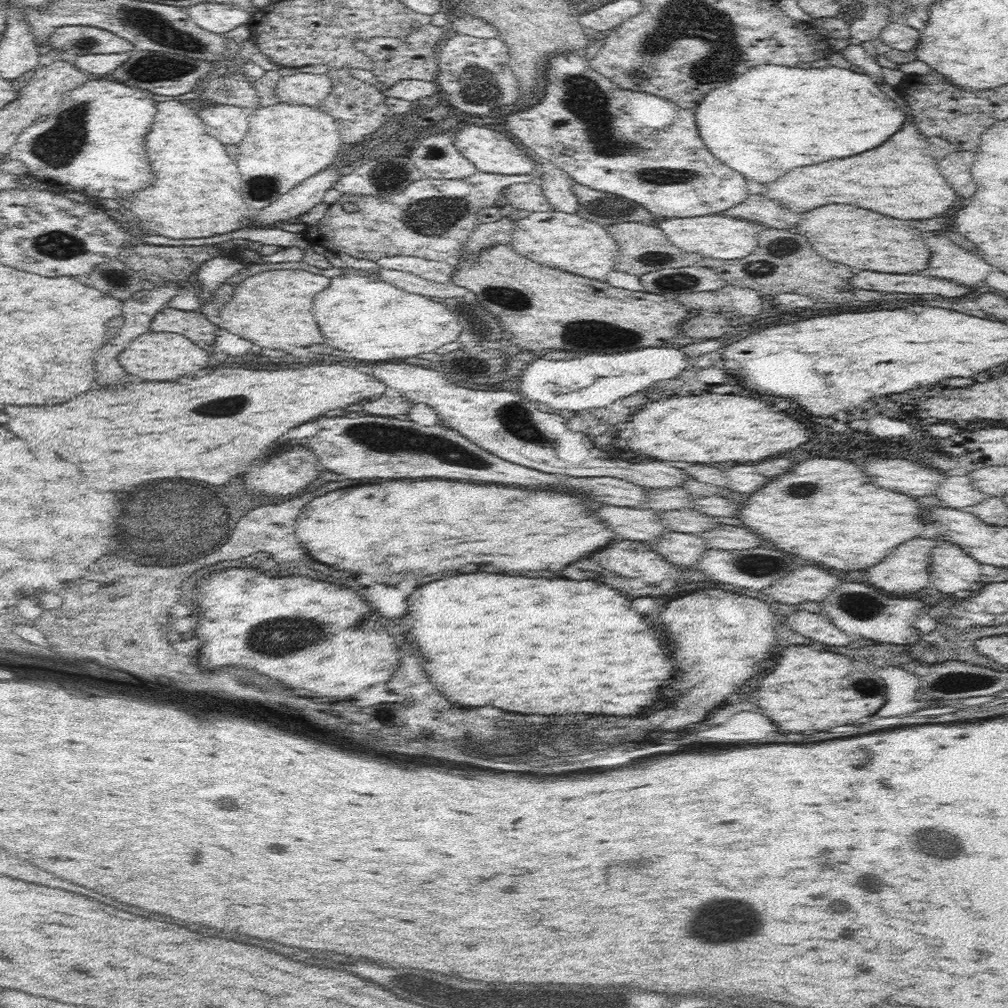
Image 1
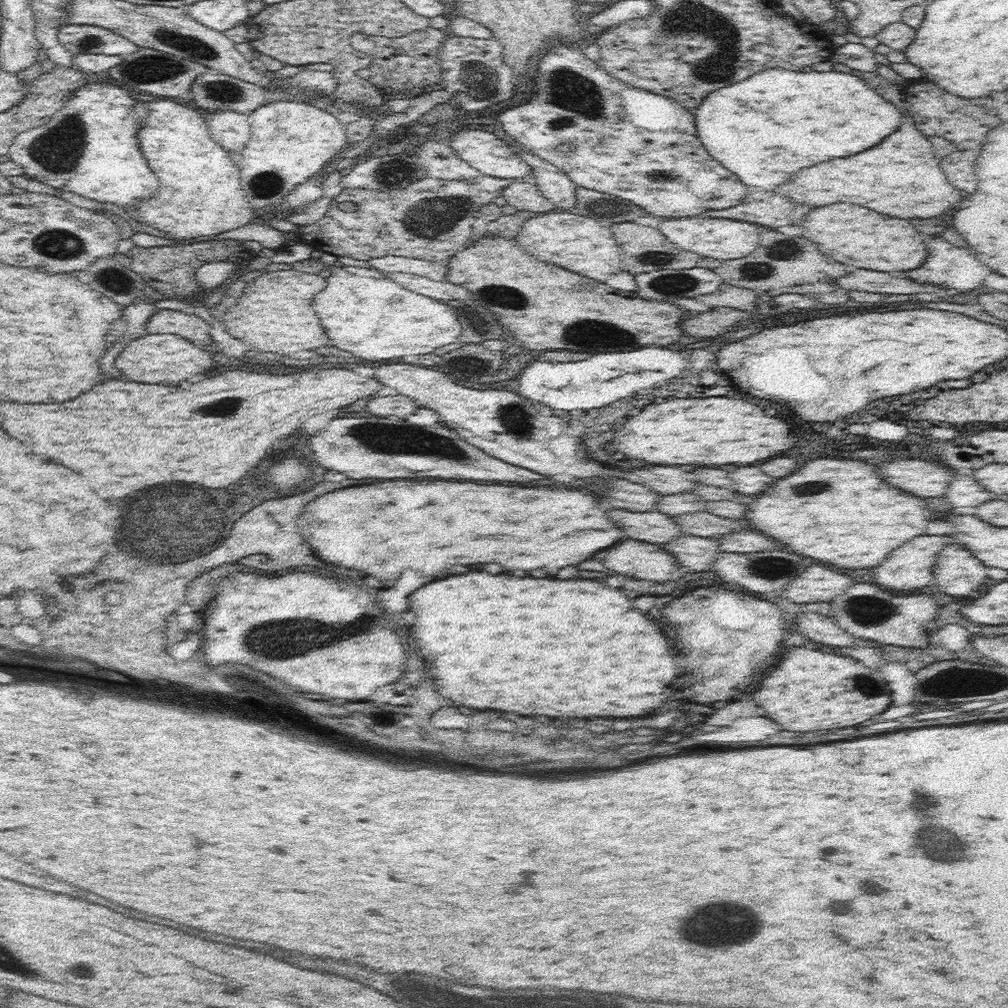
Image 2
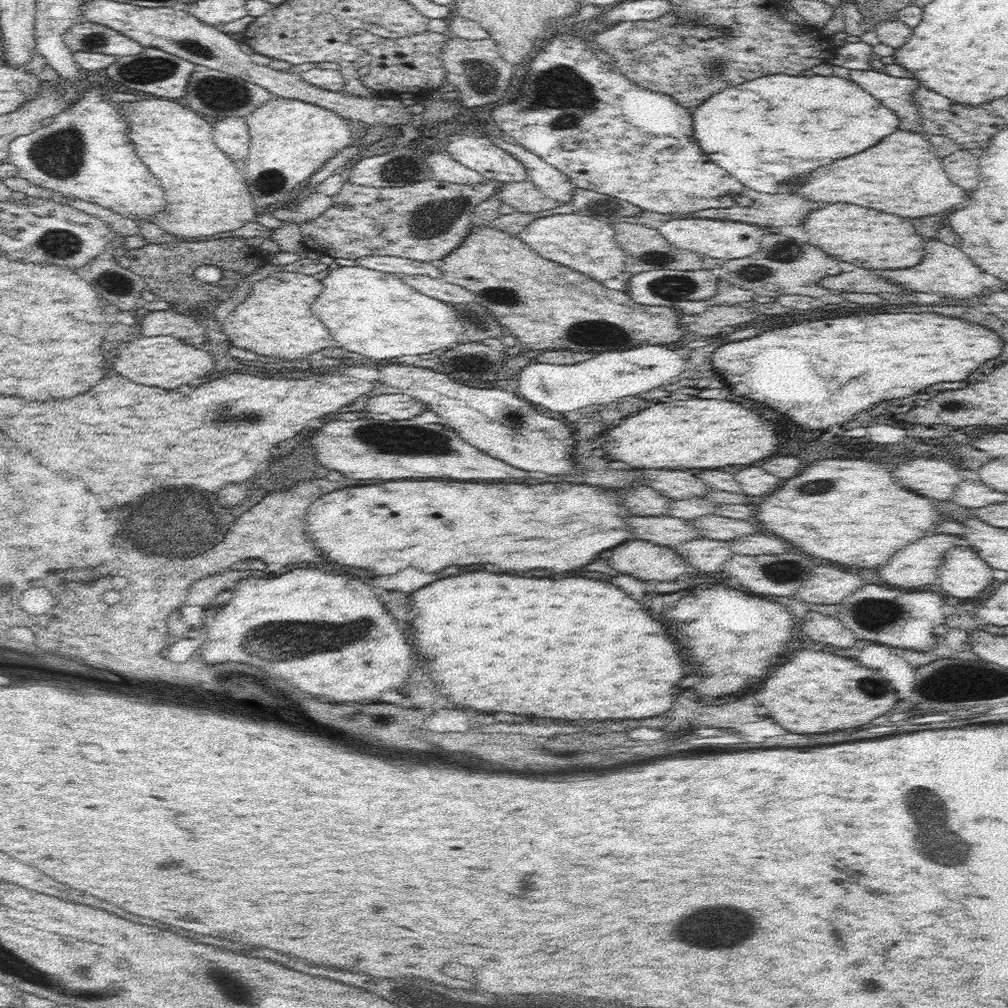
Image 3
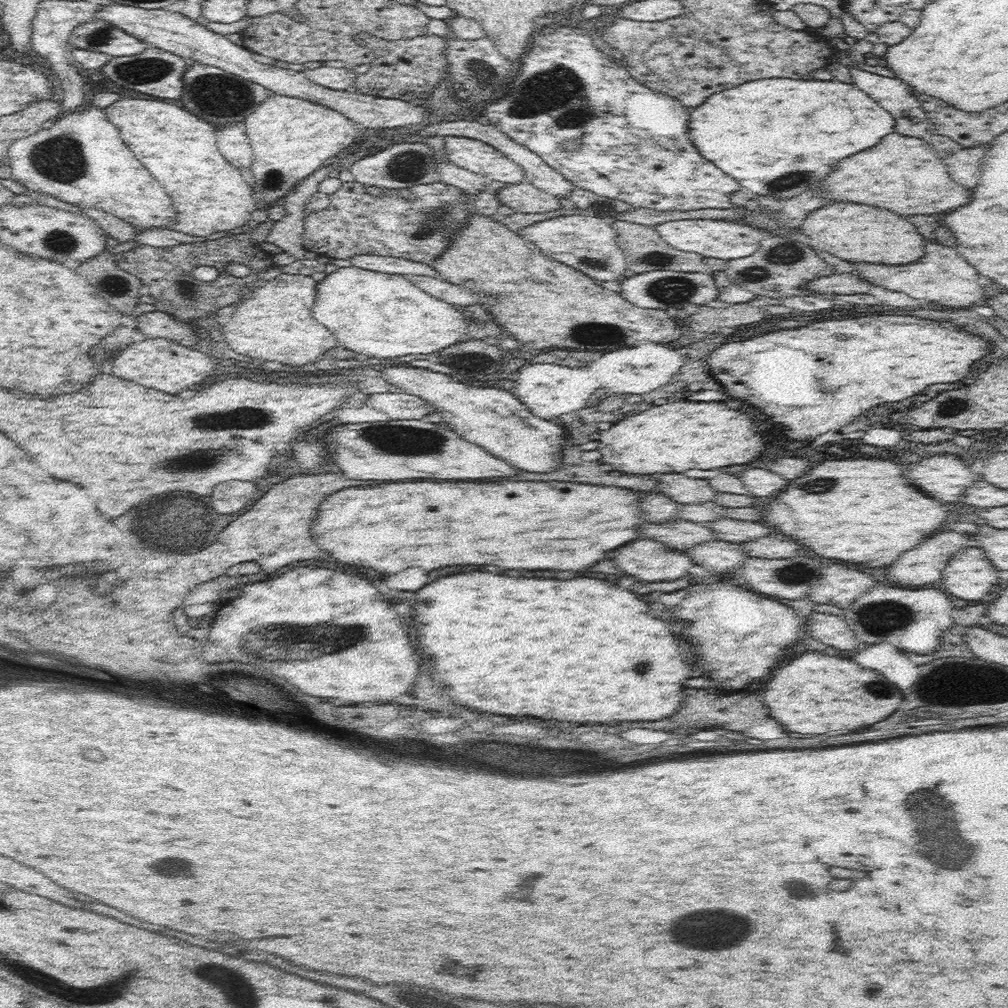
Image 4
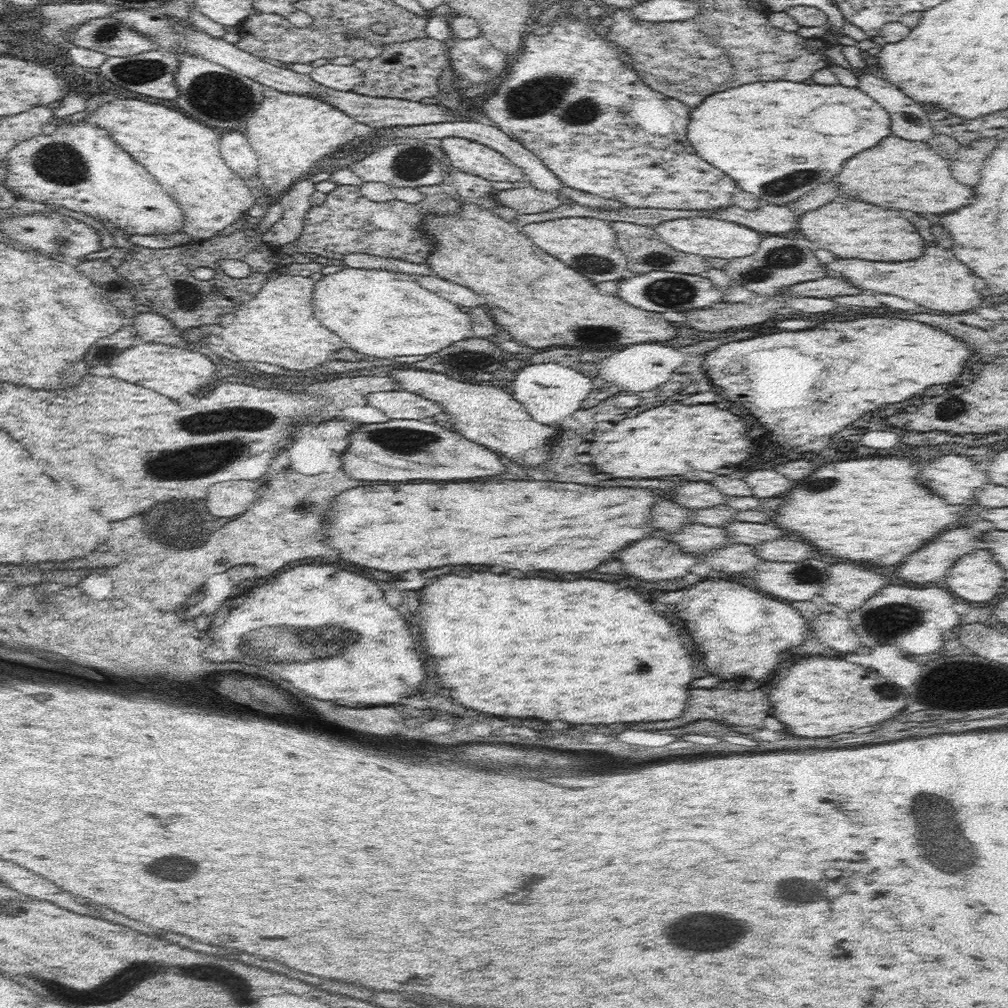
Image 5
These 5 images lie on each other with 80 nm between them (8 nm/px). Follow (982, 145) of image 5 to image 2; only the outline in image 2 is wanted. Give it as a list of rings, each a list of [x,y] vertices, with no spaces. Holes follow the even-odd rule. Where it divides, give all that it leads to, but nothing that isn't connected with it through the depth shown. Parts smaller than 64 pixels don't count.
[[[960,147],[958,151],[954,151],[941,159],[940,166],[942,166],[948,182],[956,188],[960,188],[965,196],[974,194],[974,190],[978,186],[978,182],[976,182],[978,178],[976,178],[976,174],[973,171],[978,155],[979,151],[976,149]]]

